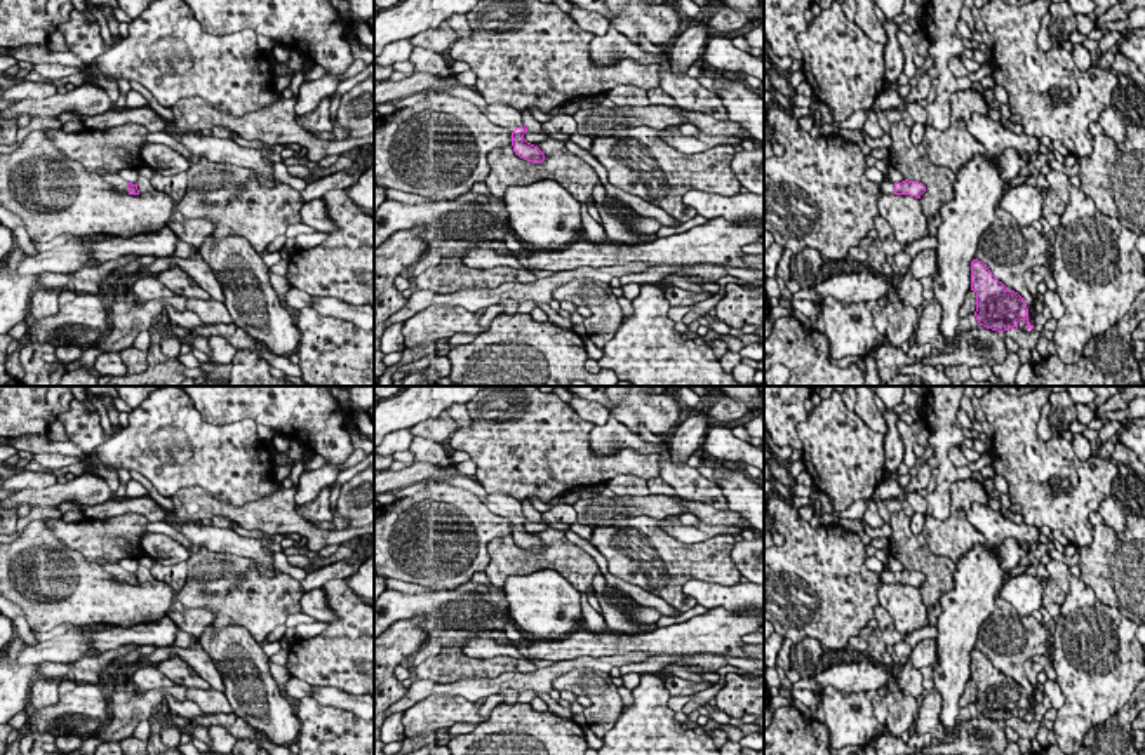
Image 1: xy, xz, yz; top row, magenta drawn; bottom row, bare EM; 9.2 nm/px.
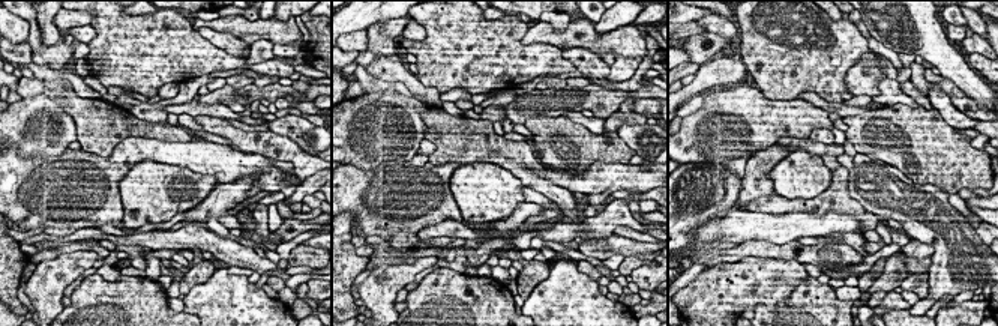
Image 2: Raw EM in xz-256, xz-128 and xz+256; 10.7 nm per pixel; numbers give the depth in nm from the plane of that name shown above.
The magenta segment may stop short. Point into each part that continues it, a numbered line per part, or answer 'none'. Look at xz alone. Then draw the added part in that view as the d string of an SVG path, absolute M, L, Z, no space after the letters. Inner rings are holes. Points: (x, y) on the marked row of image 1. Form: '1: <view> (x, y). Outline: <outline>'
1: xz (502, 115). Outline: M412 73L400 82L383 82L374 85L374 106L404 99L411 94L423 90L445 92L454 97L473 103L494 125L513 132L517 127L524 127L522 111L506 104L487 104L475 87L461 84L451 84L444 77L432 73Z

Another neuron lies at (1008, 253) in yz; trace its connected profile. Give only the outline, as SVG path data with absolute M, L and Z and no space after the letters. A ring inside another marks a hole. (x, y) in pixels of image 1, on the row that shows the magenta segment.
M997 205L994 223L978 242L976 259L999 282L1023 297L1028 308L1028 322L1035 325L1034 297L1025 285L1023 275L1034 266L1049 264L1046 237L1035 228L1025 231L1008 210Z

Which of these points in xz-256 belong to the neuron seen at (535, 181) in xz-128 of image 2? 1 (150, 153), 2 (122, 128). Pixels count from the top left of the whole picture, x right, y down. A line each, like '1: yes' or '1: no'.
1: no
2: yes

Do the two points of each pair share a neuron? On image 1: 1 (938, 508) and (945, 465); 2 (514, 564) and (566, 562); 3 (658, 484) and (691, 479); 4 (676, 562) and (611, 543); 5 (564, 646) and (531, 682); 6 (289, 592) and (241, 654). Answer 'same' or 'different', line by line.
1: same
2: same
3: different
4: same
5: different
6: different

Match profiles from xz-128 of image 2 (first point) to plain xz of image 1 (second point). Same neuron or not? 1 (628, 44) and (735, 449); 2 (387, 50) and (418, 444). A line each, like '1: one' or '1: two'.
1: one
2: one

